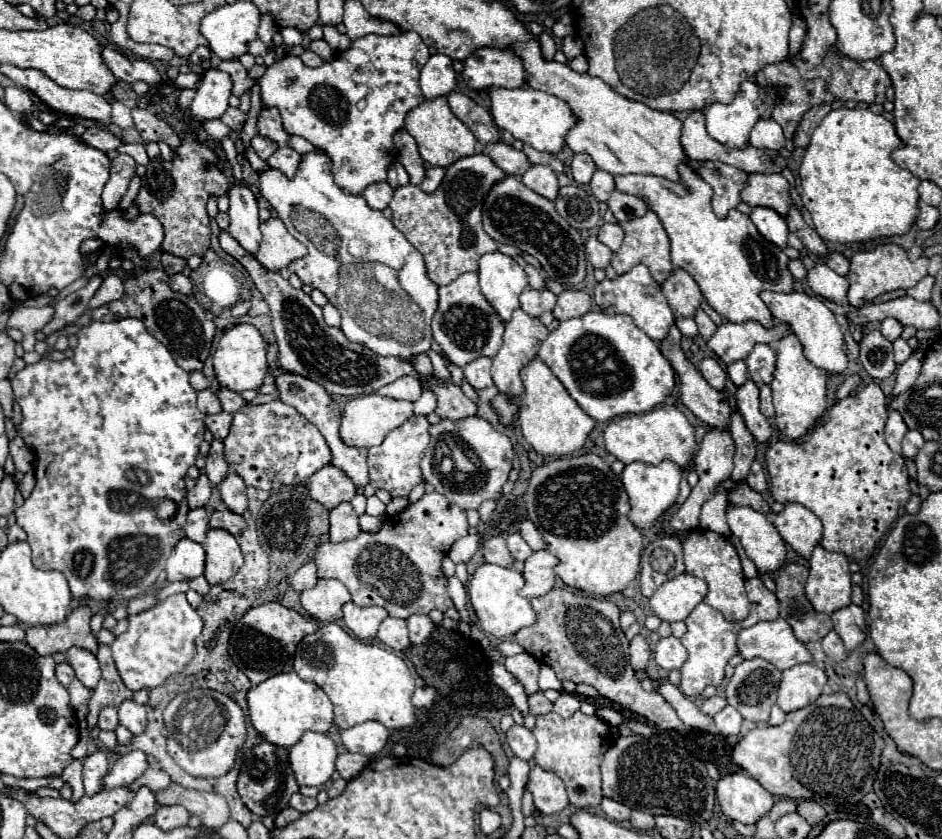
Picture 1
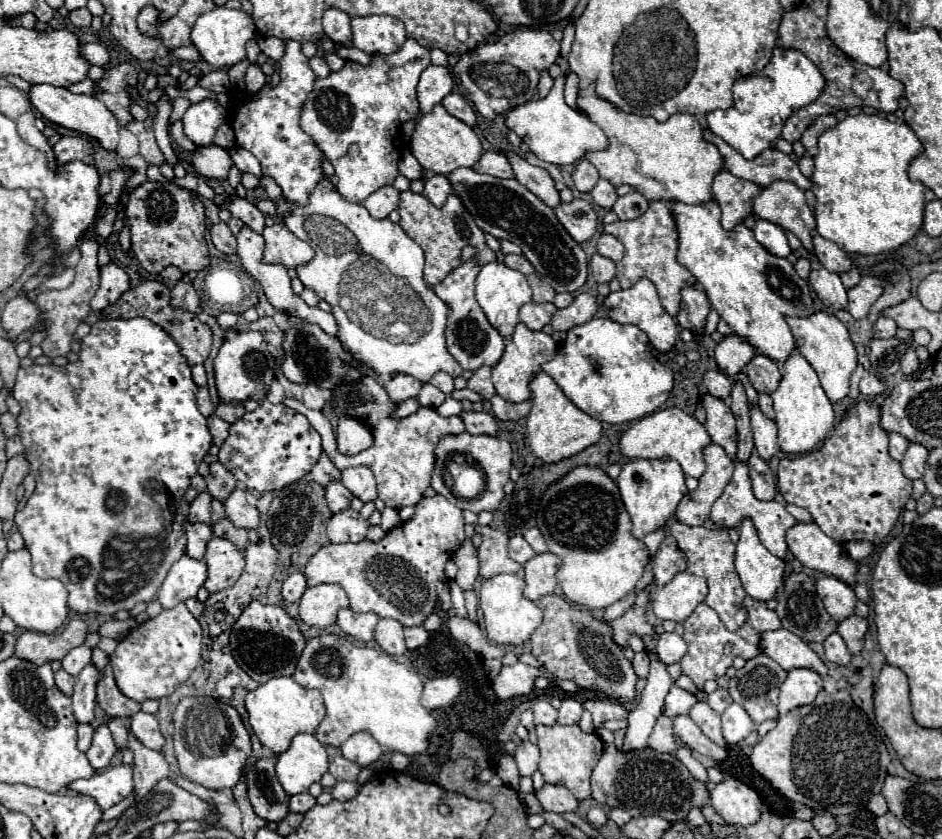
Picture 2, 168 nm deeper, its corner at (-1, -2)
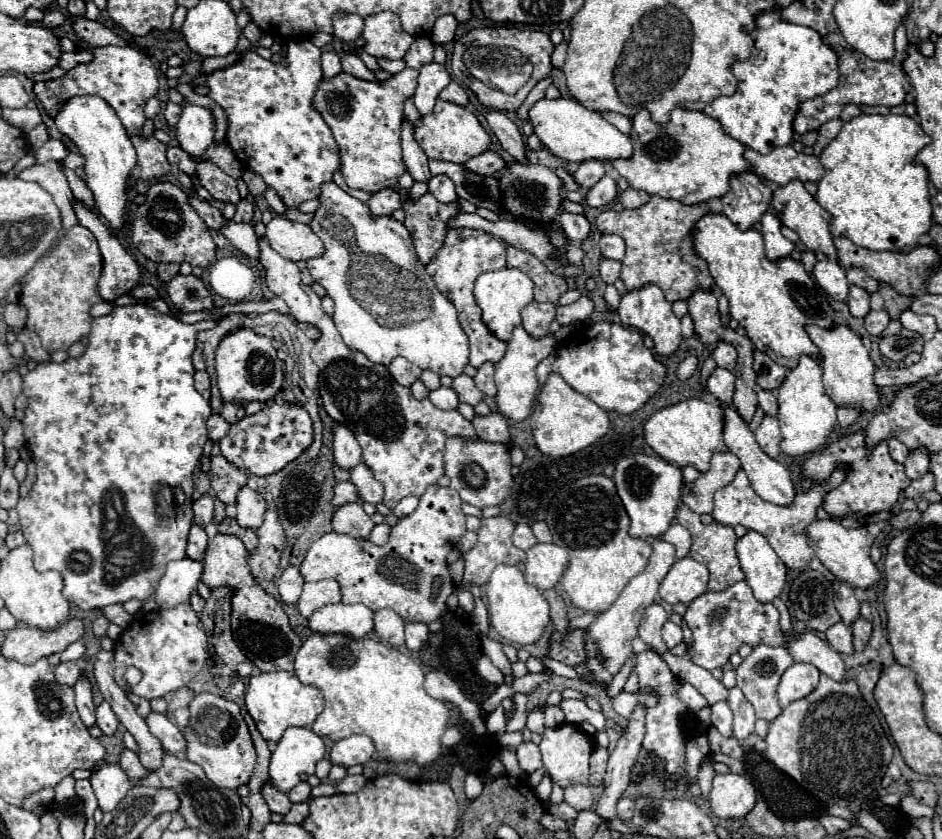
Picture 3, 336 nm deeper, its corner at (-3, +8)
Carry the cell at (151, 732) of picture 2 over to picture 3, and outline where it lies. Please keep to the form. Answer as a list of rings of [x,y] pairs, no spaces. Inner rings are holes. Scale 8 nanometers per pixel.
[[[151,711],[145,717],[145,723],[147,723],[149,731],[163,743],[167,753],[181,753],[181,751],[185,751],[185,737],[183,737],[183,733],[167,719],[167,715]]]

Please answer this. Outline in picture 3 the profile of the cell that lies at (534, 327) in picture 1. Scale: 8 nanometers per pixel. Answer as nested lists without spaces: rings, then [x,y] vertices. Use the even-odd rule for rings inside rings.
[[[517,325],[513,329],[513,337],[507,343],[507,353],[505,357],[495,363],[495,383],[497,383],[497,407],[499,411],[513,419],[513,421],[523,421],[525,417],[529,417],[531,413],[531,405],[535,401],[537,389],[539,389],[539,381],[535,375],[535,367],[539,361],[543,361],[545,357],[549,357],[557,347],[557,339],[553,335],[545,335],[545,337],[531,337],[523,325]]]

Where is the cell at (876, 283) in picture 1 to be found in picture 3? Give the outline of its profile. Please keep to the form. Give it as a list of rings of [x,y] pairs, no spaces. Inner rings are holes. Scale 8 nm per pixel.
[[[851,285],[847,305],[851,309],[853,317],[865,317],[869,313],[869,293],[857,285]]]

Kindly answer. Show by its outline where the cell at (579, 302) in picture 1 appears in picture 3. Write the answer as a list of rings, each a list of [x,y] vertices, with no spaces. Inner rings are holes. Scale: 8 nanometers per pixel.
[[[583,295],[579,301],[575,301],[571,305],[565,305],[565,307],[557,305],[557,321],[561,325],[571,325],[571,323],[585,321],[591,313],[593,313],[593,301],[587,295]]]

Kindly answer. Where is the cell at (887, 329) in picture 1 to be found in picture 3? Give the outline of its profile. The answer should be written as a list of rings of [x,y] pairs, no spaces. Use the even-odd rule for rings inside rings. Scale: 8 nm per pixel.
[[[869,311],[869,315],[865,317],[865,329],[869,335],[879,337],[887,325],[889,325],[889,313],[887,311]]]

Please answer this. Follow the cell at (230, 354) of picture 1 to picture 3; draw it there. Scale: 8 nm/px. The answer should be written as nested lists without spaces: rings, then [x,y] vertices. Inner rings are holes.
[[[235,329],[225,335],[215,353],[215,370],[217,387],[223,401],[239,405],[253,399],[267,403],[283,387],[283,361],[277,357],[271,339],[257,335],[253,329]]]

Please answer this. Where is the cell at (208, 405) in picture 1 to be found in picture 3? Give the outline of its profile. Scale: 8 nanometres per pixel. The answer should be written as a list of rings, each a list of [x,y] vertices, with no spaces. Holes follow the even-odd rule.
[[[197,371],[197,373],[195,373],[195,389],[197,389],[205,399],[209,399],[209,375],[207,375],[207,371]]]

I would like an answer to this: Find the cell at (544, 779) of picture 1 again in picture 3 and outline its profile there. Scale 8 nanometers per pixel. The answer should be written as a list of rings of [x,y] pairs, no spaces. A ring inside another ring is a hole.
[[[569,785],[563,789],[565,791],[565,801],[575,807],[577,811],[585,811],[591,809],[593,805],[593,795],[589,791],[587,785]]]

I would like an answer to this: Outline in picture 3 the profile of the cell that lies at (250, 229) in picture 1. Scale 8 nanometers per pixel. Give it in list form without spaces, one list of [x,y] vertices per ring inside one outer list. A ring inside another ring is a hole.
[[[265,237],[259,239],[259,263],[265,269],[267,287],[287,303],[291,315],[297,321],[313,323],[321,329],[321,337],[311,349],[311,359],[321,369],[319,393],[323,407],[337,423],[353,429],[363,449],[365,465],[385,487],[383,503],[393,509],[407,495],[421,497],[423,491],[443,475],[445,439],[453,435],[475,437],[471,421],[467,421],[457,409],[443,411],[429,399],[417,401],[407,387],[399,385],[387,373],[387,367],[369,361],[359,351],[351,351],[335,329],[333,319],[323,311],[321,299],[311,287],[301,283],[297,265],[275,253]]]

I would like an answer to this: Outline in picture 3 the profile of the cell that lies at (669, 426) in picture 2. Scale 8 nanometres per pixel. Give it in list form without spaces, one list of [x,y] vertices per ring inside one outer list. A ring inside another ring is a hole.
[[[687,399],[671,407],[655,411],[643,425],[647,445],[665,461],[684,468],[687,465],[705,473],[713,451],[727,451],[723,443],[723,411],[721,405],[709,405],[701,399]]]

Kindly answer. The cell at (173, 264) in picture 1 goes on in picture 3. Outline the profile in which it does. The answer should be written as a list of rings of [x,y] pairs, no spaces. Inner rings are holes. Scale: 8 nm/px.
[[[159,263],[157,273],[159,273],[159,277],[167,283],[167,281],[171,281],[171,279],[179,273],[179,265],[177,265],[177,263]]]

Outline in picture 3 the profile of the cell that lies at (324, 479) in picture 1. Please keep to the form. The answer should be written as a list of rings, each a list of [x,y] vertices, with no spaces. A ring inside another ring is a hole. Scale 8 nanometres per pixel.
[[[341,481],[341,483],[335,485],[335,497],[333,497],[335,507],[357,501],[357,499],[359,499],[359,495],[357,495],[357,489],[355,489],[355,485],[351,481]]]

